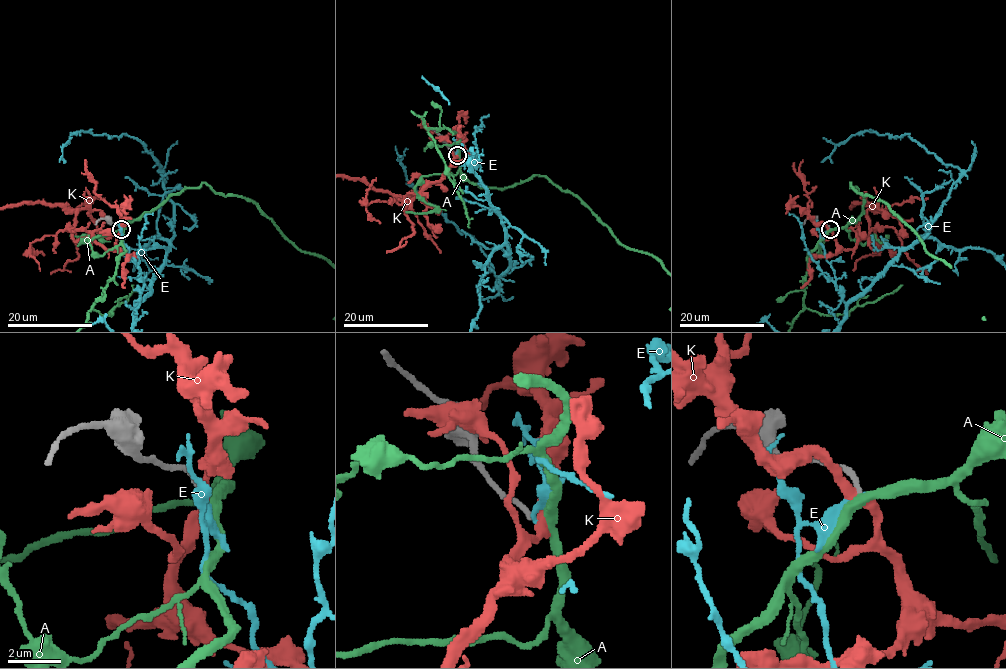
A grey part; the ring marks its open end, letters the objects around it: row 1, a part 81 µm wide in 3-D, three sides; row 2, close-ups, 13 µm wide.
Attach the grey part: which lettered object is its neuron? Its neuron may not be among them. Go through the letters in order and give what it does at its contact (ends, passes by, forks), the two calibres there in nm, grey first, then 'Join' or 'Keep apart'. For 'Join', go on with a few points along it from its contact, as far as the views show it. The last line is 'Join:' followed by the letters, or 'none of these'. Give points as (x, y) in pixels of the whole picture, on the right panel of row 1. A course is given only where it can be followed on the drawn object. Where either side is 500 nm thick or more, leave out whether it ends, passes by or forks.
A: It passes by. Thickness 190 nm (grey) against 320 nm. Join
E: It ends there. Thickness 190 nm (grey) against 240 nm. Keep apart
K: It passes by. Thickness 220 nm (grey) against 340 nm. Keep apart
Join: A

